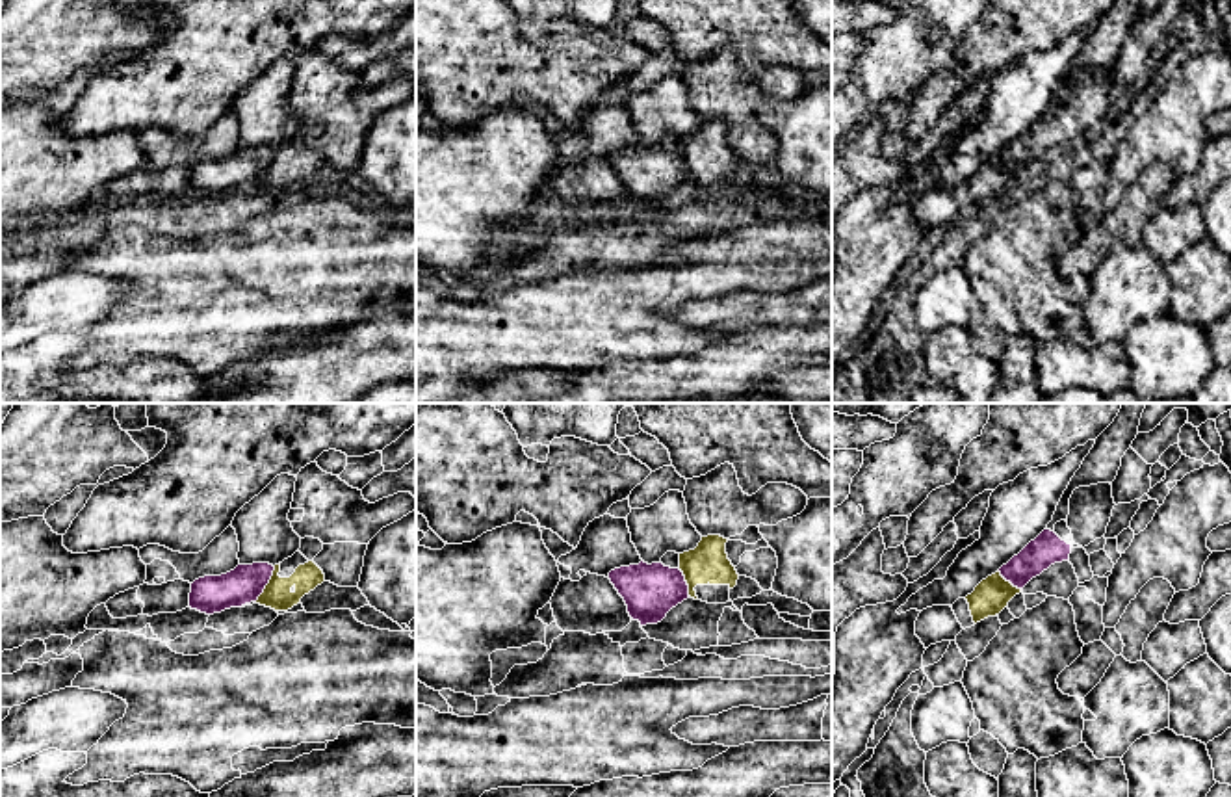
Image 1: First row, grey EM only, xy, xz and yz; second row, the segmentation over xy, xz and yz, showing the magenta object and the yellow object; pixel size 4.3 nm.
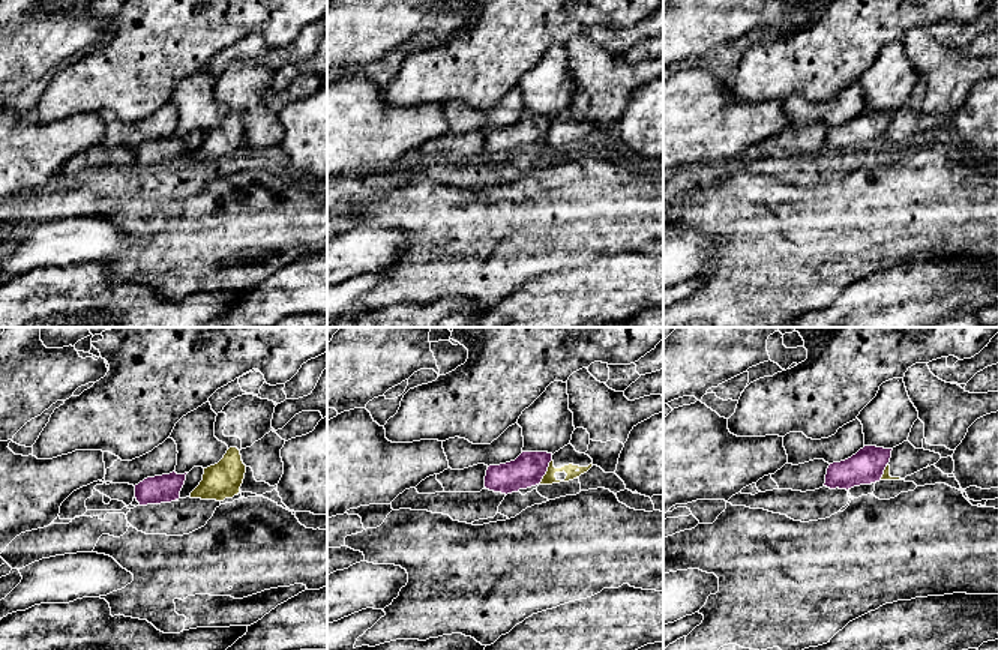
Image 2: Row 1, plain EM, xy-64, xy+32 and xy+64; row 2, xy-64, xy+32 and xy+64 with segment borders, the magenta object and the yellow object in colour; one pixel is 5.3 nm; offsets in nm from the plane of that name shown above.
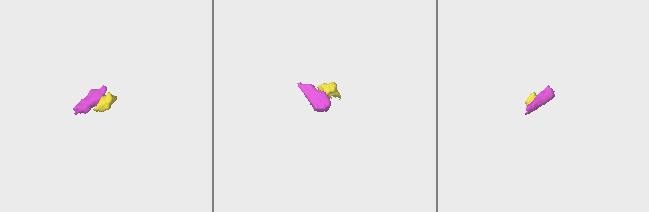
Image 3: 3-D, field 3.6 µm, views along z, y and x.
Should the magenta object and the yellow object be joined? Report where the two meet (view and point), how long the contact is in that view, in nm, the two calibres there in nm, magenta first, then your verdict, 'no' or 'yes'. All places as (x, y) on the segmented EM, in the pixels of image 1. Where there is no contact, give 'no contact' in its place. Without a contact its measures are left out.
meets magenta in xy at (268, 582); contact 180 nm long; 160 nm thick on the magenta side, 130 nm on the other; no

